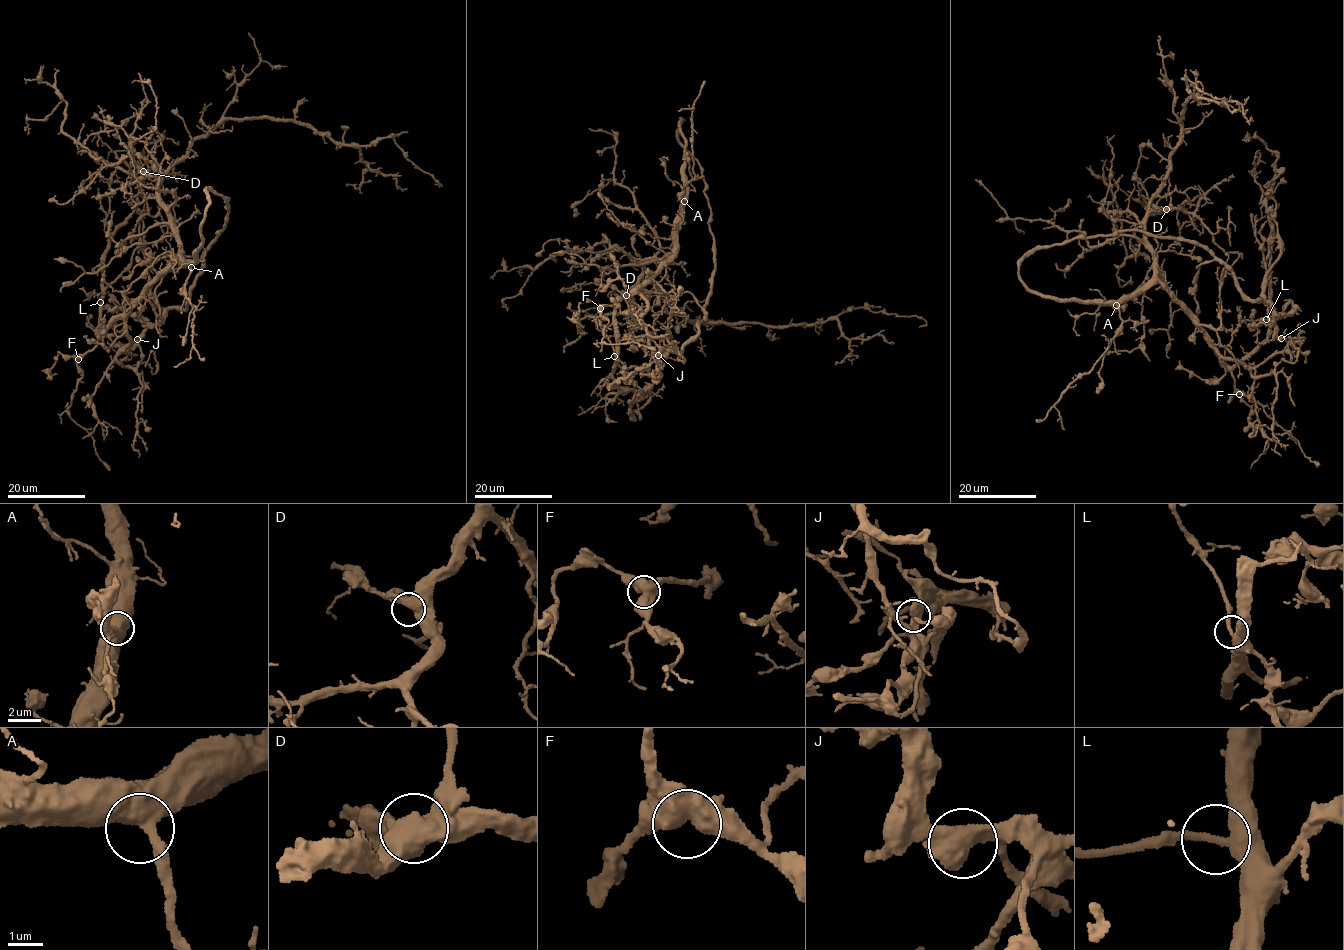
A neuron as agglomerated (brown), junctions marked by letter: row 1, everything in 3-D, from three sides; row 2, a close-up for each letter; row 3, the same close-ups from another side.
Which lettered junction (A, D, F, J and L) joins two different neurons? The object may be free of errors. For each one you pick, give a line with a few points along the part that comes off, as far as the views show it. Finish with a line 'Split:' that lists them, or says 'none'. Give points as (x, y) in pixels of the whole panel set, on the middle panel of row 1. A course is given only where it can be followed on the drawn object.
Split: none

